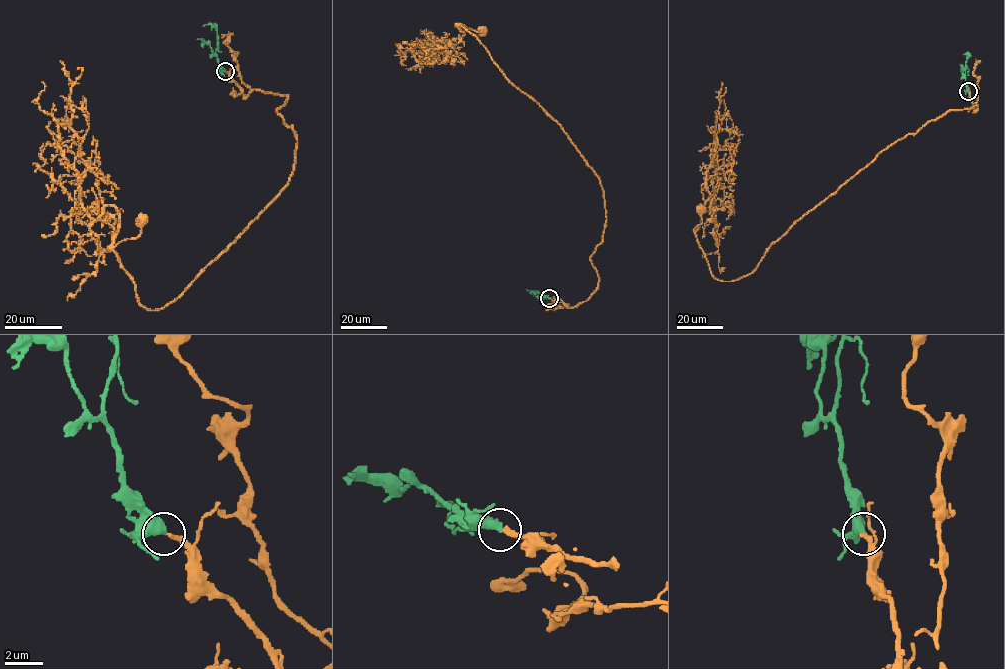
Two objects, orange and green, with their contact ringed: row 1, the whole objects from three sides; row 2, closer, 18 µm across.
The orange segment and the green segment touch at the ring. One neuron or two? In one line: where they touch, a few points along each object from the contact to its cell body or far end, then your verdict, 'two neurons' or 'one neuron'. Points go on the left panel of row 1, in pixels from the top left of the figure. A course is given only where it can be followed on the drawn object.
(225, 71) | orange via (225, 71), (244, 95), (287, 96), (288, 183), (156, 310), (110, 248), (141, 219) | green via (224, 71), (216, 54), (217, 28), (202, 26) | one neuron

